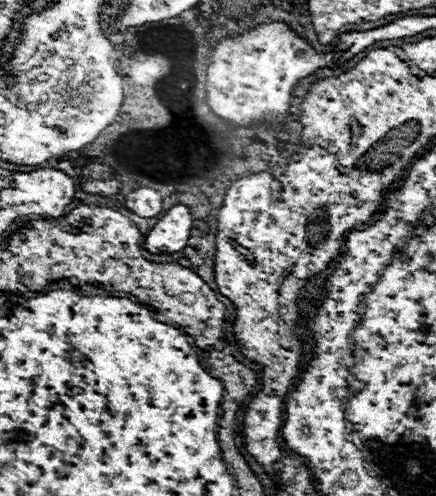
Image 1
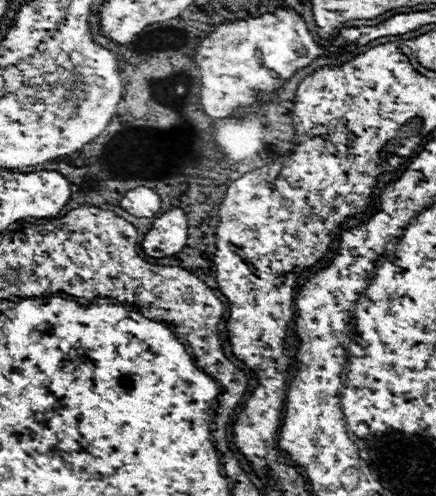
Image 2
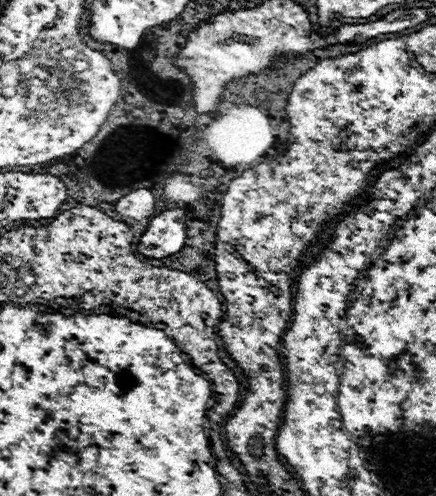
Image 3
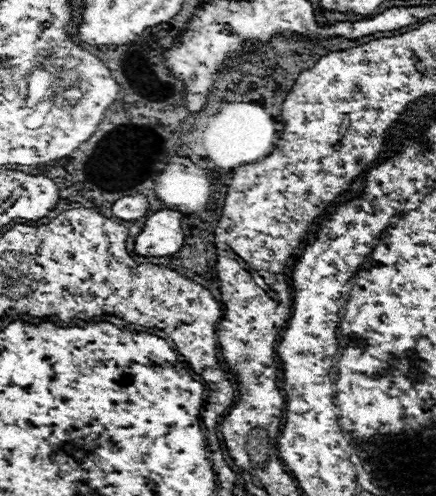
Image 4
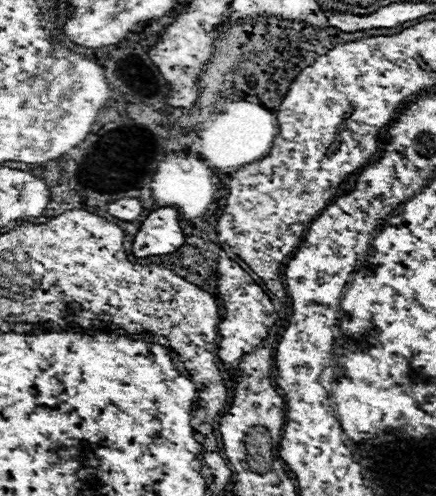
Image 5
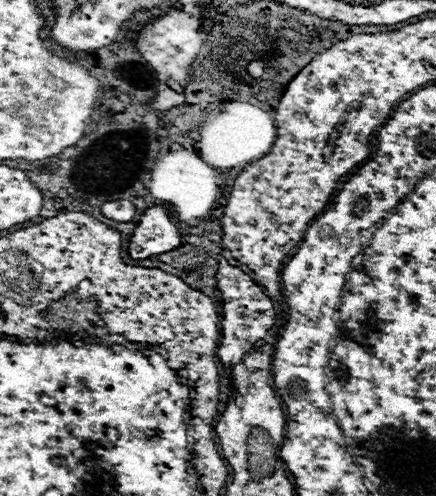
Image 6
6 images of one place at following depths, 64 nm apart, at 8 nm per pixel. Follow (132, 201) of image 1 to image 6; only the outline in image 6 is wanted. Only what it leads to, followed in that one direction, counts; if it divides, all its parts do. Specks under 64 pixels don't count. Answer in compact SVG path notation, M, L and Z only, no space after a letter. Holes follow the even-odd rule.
M112 200L102 204L102 214L116 222L132 222L136 216L136 206L130 200Z

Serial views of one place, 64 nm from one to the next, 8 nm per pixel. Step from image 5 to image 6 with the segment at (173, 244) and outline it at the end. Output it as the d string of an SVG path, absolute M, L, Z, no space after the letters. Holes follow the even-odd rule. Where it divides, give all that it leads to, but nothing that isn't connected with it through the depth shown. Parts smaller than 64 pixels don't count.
M154 206L140 216L128 246L128 254L134 260L158 256L180 246L182 234L174 226L170 214L170 206Z

